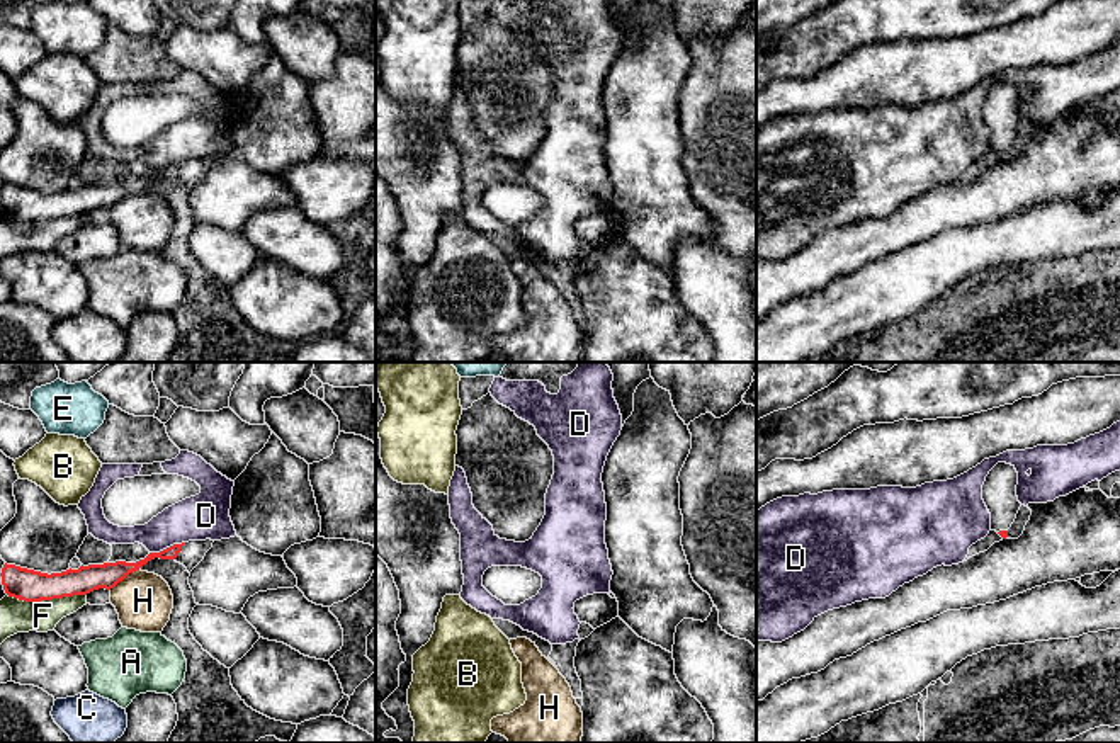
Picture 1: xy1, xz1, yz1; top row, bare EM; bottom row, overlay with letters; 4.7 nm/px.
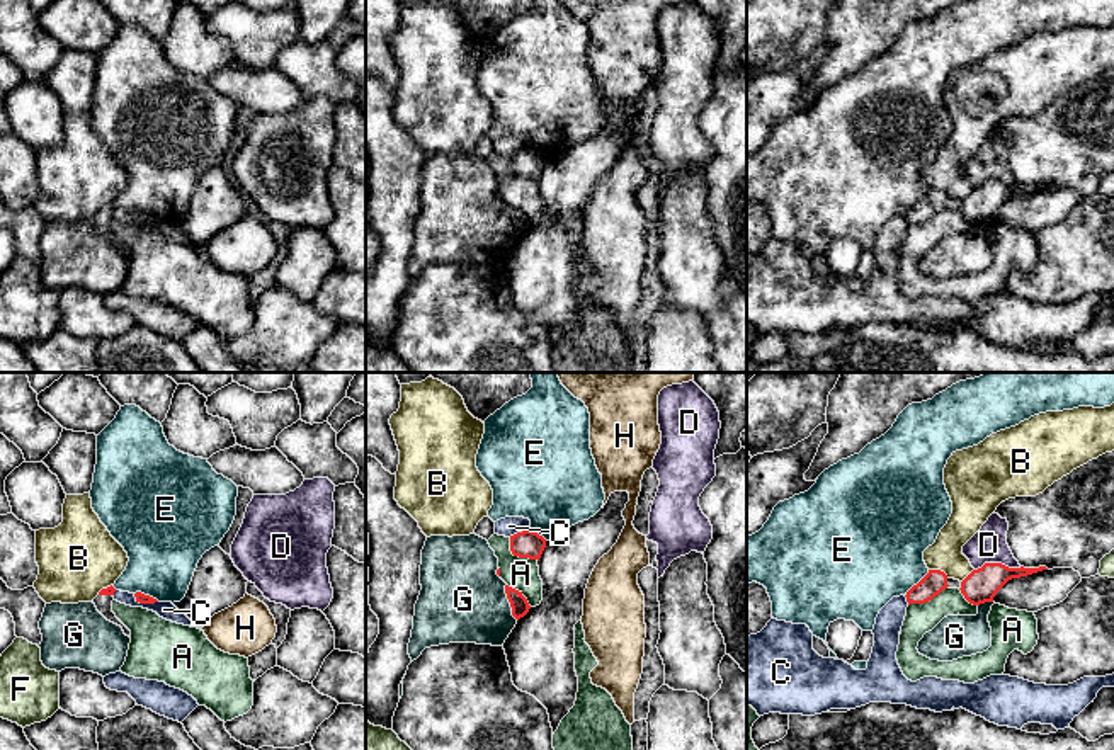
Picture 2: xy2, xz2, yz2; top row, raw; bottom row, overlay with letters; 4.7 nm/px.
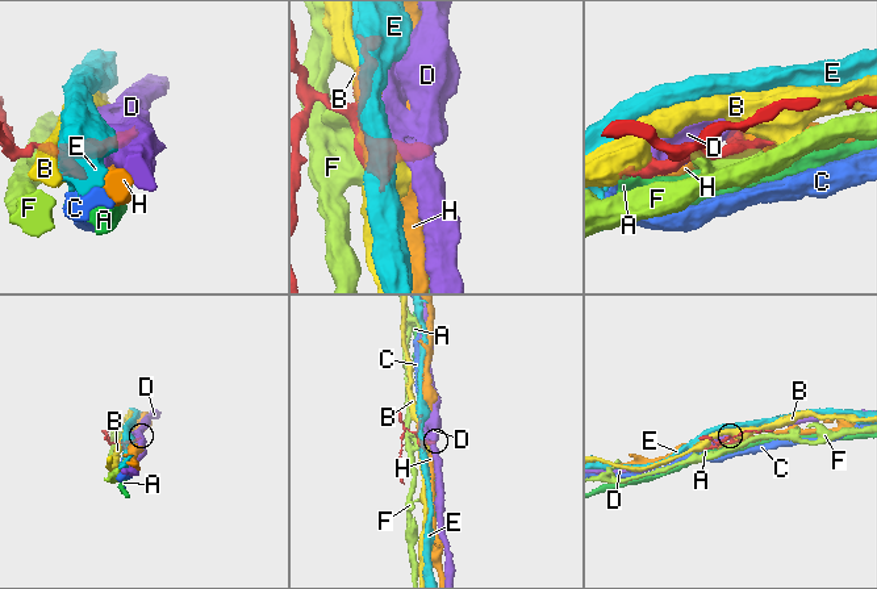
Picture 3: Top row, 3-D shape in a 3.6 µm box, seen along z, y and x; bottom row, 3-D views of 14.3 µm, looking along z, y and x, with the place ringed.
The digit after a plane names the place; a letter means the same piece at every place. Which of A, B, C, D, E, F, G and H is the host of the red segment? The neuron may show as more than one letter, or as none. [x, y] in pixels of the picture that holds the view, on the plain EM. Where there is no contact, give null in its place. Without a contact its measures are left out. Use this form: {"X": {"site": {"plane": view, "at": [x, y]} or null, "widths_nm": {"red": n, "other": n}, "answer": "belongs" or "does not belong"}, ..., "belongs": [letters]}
{"A": {"site": {"plane": "xz2", "at": [517, 174]}, "widths_nm": {"red": 130, "other": 160}, "answer": "does not belong"}, "B": {"site": {"plane": "yz2", "at": [939, 189]}, "widths_nm": {"red": 110, "other": 160}, "answer": "does not belong"}, "C": {"site": {"plane": "xy2", "at": [145, 221]}, "widths_nm": {"red": 50, "other": 80}, "answer": "does not belong"}, "D": {"site": {"plane": "yz2", "at": [997, 182]}, "widths_nm": {"red": 160, "other": 170}, "answer": "does not belong"}, "E": {"site": {"plane": "yz2", "at": [917, 203]}, "widths_nm": {"red": 110, "other": 460}, "answer": "does not belong"}, "F": {"site": {"plane": "xy1", "at": [46, 218]}, "widths_nm": {"red": 150, "other": 160}, "answer": "does not belong"}, "G": {"site": {"plane": "xz2", "at": [509, 220]}, "widths_nm": {"red": 90, "other": 400}, "answer": "does not belong"}, "H": {"site": {"plane": "xy1", "at": [123, 198]}, "widths_nm": {"red": 130, "other": 280}, "answer": "does not belong"}, "belongs": []}

